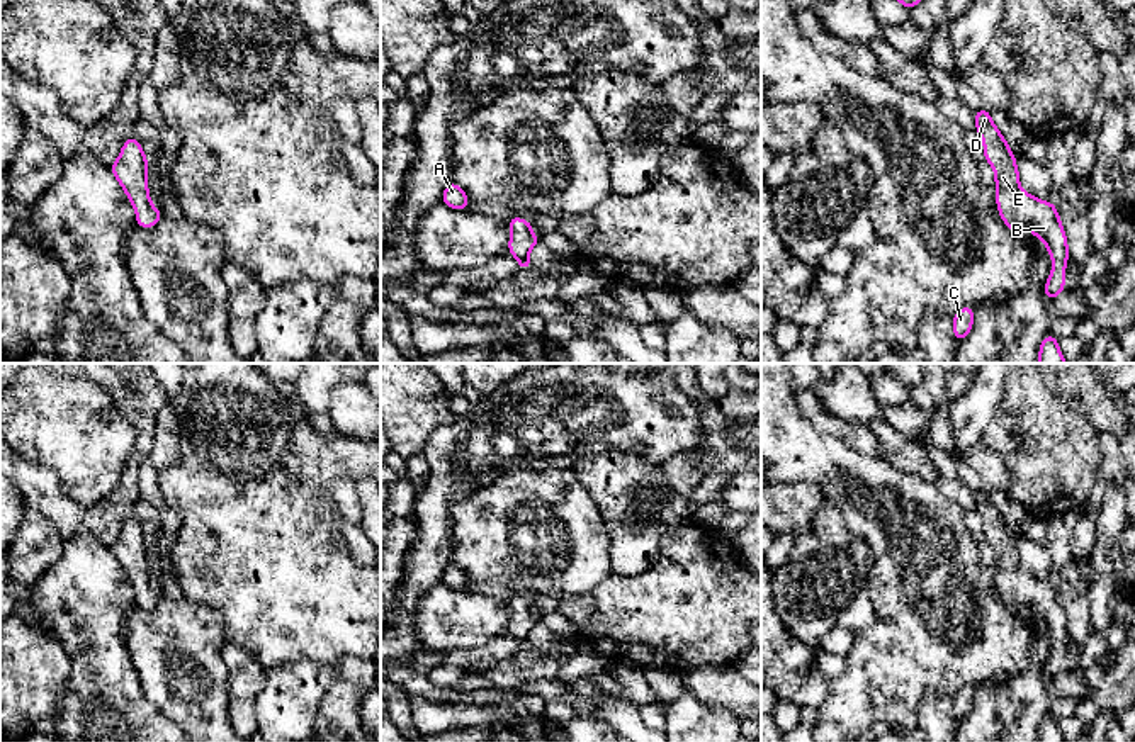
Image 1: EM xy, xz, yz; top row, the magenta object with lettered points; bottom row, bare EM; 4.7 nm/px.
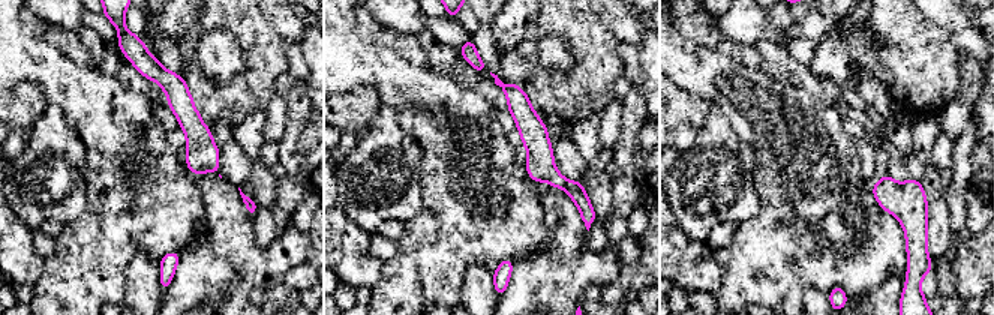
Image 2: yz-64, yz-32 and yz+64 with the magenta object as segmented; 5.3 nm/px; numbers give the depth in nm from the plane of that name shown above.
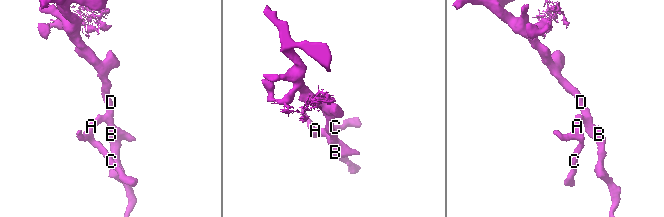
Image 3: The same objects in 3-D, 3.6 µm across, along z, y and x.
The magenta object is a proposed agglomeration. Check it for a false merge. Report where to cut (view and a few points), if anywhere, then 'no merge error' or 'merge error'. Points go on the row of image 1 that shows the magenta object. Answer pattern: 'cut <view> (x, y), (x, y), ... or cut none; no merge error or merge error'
cut none; no merge error

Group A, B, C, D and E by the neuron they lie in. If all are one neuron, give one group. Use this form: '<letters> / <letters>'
A B C D E

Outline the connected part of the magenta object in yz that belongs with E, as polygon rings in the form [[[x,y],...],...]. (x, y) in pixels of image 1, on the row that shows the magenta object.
[[[987,109],[974,112],[975,131],[984,141],[984,156],[996,173],[996,202],[1004,224],[1011,231],[1031,231],[1048,248],[1053,261],[1052,273],[1045,284],[1047,301],[1053,301],[1065,290],[1065,263],[1069,248],[1065,231],[1059,219],[1057,207],[1048,200],[1038,200],[1019,188],[1016,158],[1004,141],[1001,131],[991,121]]]

